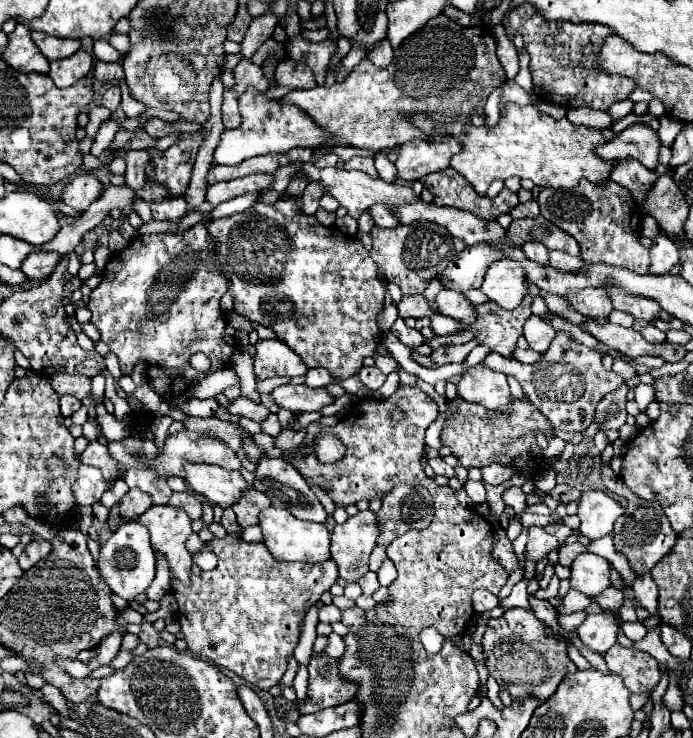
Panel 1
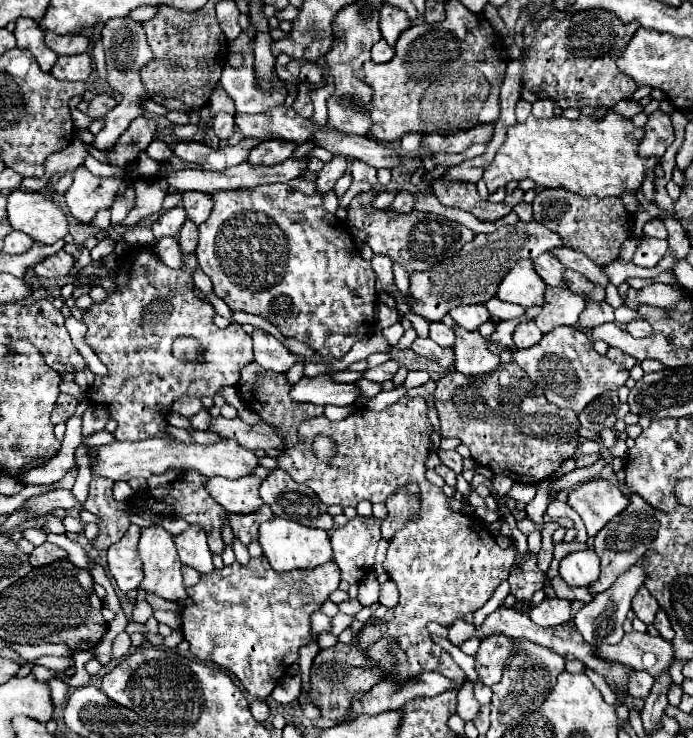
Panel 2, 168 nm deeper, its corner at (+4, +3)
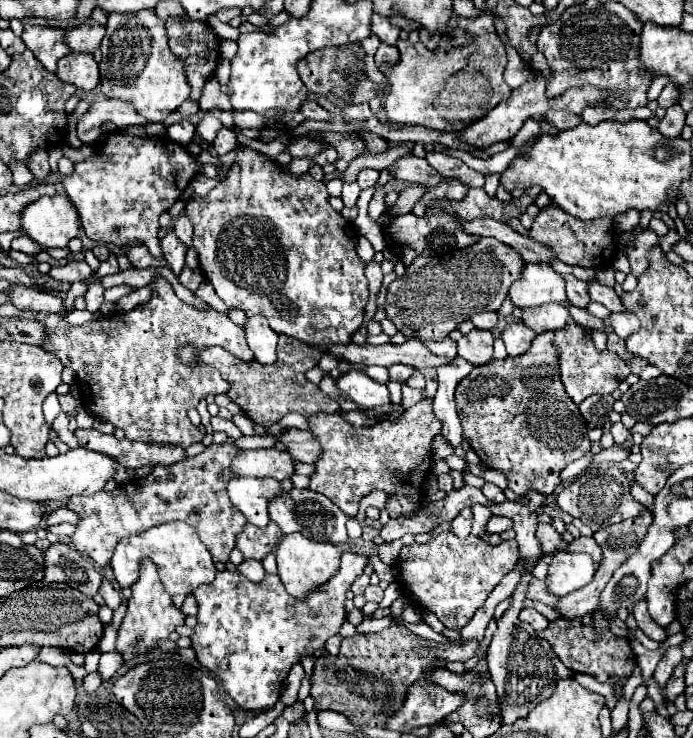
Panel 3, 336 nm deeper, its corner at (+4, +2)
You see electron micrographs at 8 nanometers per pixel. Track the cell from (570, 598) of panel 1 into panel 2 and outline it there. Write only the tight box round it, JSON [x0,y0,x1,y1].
[529,598,571,628]

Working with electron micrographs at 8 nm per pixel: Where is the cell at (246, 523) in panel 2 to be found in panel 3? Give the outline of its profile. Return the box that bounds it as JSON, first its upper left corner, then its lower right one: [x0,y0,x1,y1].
[237,523,281,561]

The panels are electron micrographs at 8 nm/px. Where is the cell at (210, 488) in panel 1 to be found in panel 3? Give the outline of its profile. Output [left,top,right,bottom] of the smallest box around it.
[229,477,283,527]

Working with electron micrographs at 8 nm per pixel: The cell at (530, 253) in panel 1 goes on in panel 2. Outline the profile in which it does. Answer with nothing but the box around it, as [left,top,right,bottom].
[533,252,565,286]

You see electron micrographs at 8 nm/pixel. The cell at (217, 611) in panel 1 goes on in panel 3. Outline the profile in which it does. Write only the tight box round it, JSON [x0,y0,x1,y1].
[191,553,369,711]

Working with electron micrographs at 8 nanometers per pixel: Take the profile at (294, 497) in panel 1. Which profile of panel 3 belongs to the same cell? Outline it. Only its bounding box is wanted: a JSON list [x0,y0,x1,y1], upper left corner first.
[269,489,349,545]

